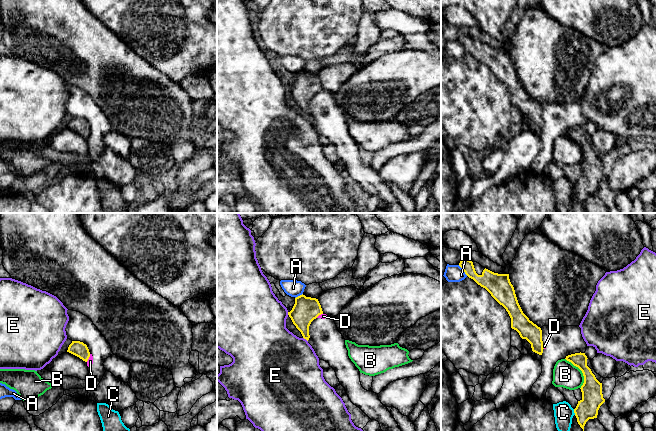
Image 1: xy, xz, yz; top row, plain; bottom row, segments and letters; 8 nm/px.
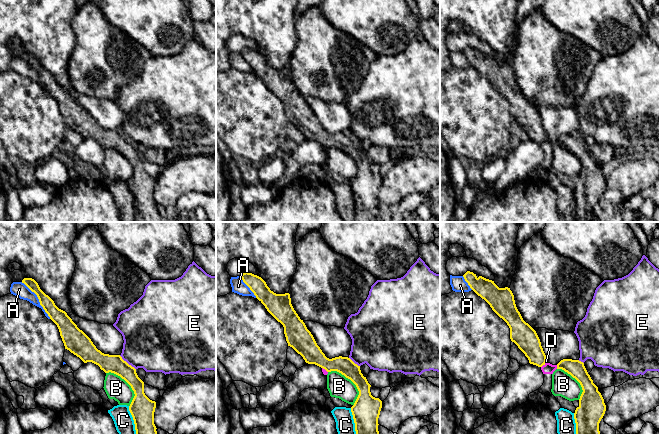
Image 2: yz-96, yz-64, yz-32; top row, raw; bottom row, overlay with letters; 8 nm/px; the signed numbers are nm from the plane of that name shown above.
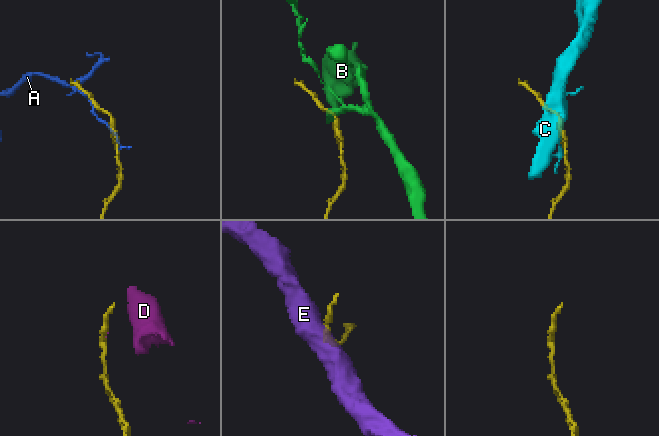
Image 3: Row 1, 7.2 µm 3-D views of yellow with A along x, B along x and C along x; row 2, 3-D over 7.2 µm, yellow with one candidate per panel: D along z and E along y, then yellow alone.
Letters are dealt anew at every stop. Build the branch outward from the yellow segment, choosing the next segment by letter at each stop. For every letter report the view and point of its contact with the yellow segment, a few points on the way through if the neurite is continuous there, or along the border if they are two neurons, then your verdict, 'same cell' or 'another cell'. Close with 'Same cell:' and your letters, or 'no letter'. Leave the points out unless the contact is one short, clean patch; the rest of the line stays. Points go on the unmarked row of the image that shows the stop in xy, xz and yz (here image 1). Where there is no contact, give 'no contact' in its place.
A: yz (463, 46) | another cell
B: yz (582, 148) | along yz (565, 134), (581, 147), (583, 160), (580, 164) | another cell
C: yz (574, 188) | another cell
D: xy (88, 134) | along xy (90, 130), (86, 137) | another cell
E: xz (305, 114) | along xz (303, 113), (307, 117) | another cell
Same cell: no letter

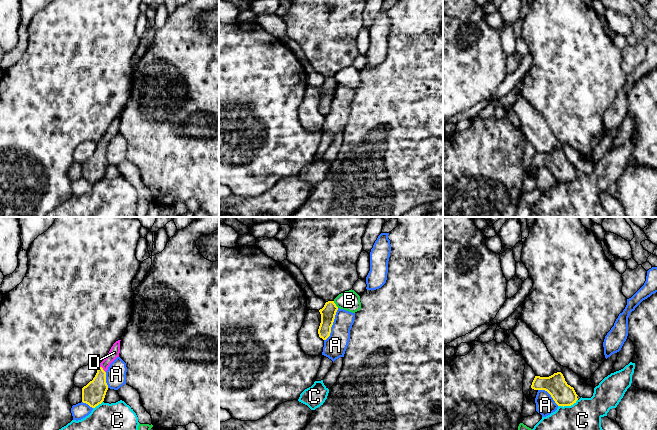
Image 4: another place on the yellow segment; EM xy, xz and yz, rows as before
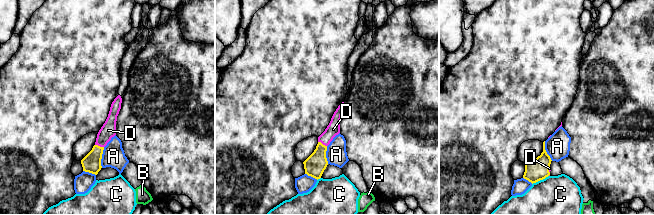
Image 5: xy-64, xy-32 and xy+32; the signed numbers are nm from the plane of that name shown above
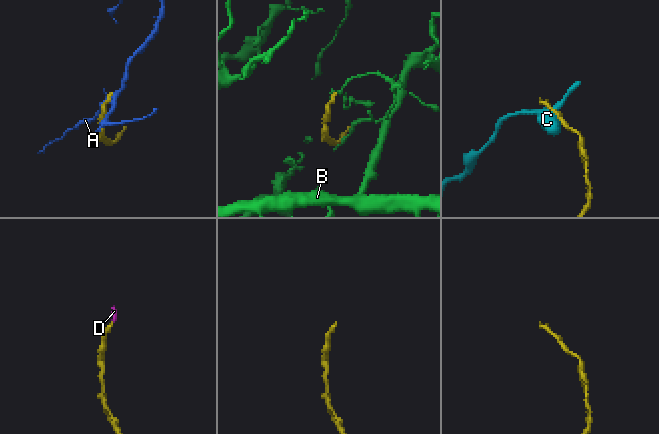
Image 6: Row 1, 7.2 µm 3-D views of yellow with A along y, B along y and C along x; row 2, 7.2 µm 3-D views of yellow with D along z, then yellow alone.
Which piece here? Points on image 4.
A: xz (332, 100) | another cell
B: xz (335, 80) | along xz (333, 77), (338, 83) | another cell
C: yz (567, 181) | another cell
D: xy (102, 144) | across xy (93, 170), (98, 163), (102, 144), (114, 128) | same cell
Same cell: D

